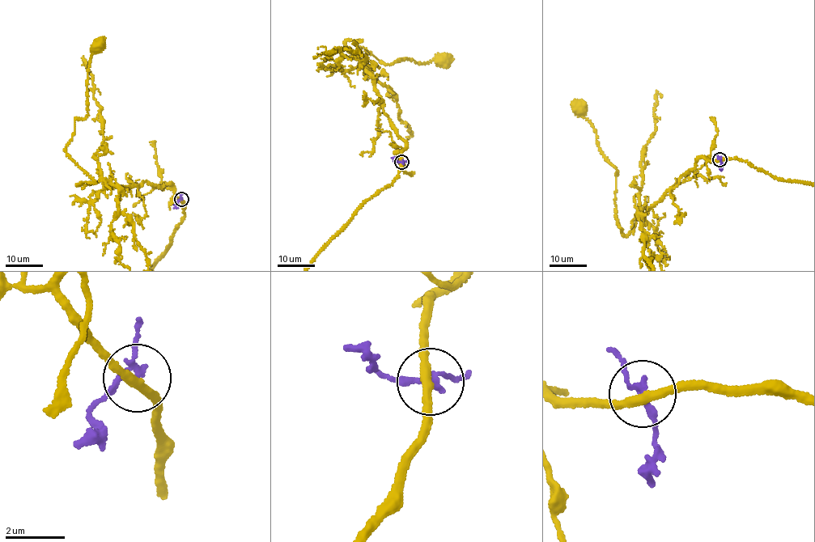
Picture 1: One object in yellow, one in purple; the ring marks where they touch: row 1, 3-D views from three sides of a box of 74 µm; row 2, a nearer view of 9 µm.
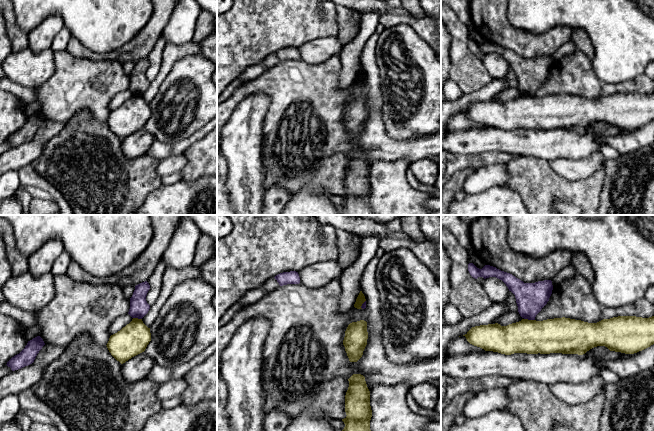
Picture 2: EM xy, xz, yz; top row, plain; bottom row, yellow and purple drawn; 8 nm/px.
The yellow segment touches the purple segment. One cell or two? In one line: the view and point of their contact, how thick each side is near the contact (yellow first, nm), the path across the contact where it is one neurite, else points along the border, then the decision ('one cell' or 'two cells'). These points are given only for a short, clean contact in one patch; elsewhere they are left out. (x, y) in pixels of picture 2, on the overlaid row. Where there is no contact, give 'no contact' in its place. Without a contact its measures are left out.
yz (529, 320) | 280/240 nm | along yz (524, 318), (534, 320) | two cells

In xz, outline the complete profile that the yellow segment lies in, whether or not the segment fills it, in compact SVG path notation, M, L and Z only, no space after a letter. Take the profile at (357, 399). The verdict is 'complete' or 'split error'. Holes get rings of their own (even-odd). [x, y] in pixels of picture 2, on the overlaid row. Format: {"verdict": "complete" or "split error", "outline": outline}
{"verdict": "complete", "outline": "M353 374L349 379L349 387L345 395L346 417L342 419L345 427L342 431L371 431L370 391L365 377Z"}

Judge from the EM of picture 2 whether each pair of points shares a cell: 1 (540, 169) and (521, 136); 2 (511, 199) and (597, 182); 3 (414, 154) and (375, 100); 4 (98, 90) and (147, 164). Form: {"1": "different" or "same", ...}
{"1": "different", "2": "different", "3": "same", "4": "different"}

